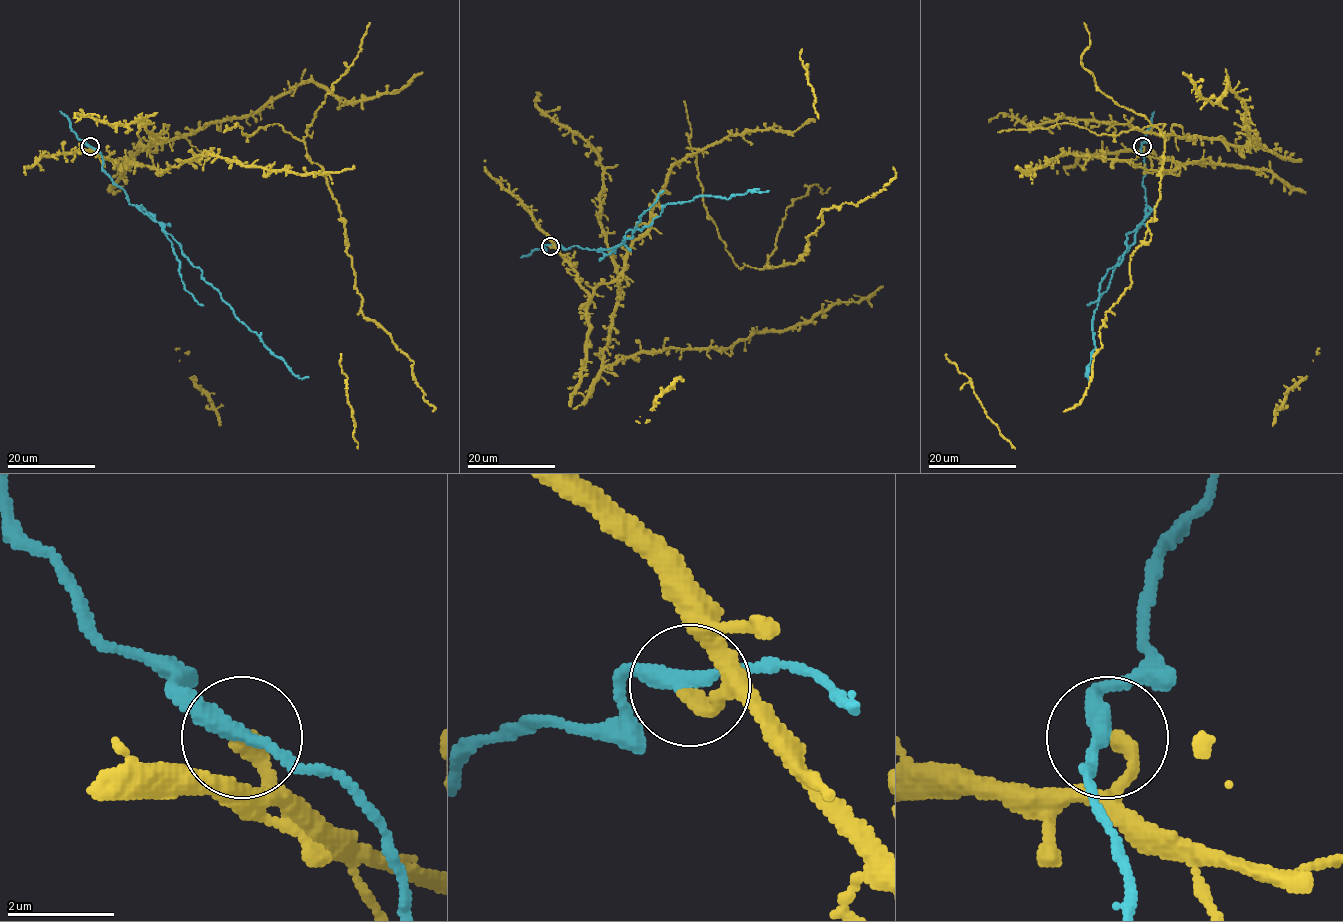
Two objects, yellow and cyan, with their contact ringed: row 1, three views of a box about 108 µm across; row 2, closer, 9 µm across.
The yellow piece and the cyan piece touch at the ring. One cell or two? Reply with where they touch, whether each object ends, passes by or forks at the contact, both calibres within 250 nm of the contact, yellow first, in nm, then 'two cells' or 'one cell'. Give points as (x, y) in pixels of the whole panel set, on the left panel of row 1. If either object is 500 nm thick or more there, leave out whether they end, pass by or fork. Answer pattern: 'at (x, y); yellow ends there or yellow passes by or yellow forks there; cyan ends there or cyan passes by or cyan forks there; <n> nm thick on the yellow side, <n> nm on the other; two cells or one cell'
at (90, 146); yellow ends there; cyan passes by; 320 nm thick on the yellow side, 280 nm on the other; two cells

